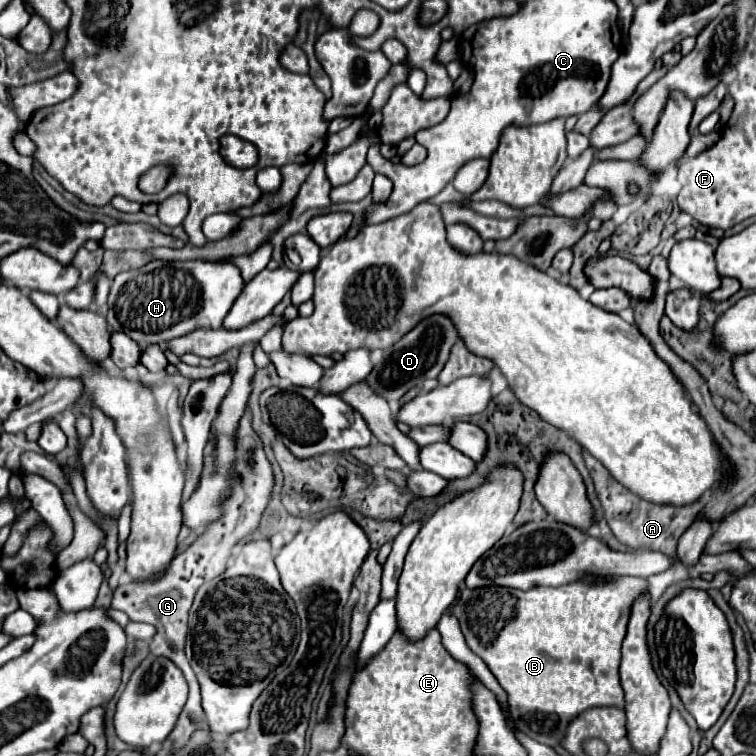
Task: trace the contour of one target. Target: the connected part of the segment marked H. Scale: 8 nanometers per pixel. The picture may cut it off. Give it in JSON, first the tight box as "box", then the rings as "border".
{"box":[106,260,242,346],"border":[[[152,260],[138,270],[128,270],[114,278],[108,296],[106,322],[112,330],[122,330],[140,346],[164,344],[198,328],[218,330],[242,286],[240,270],[232,262]]]}

